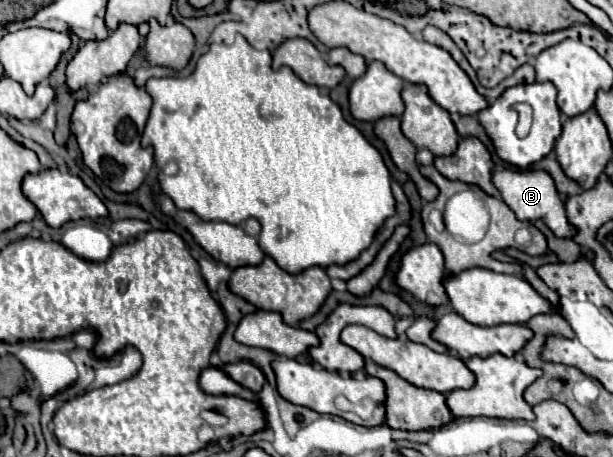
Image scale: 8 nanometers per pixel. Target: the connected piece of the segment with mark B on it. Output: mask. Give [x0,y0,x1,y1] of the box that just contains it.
[492,170,574,238]

